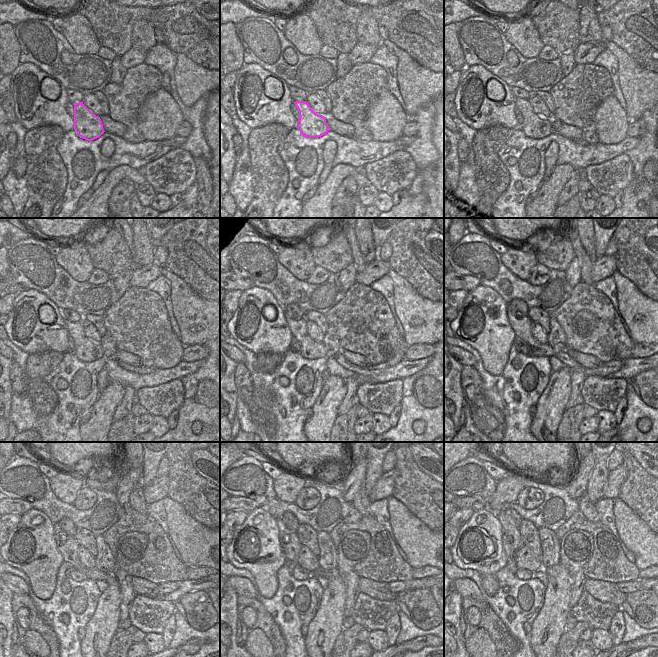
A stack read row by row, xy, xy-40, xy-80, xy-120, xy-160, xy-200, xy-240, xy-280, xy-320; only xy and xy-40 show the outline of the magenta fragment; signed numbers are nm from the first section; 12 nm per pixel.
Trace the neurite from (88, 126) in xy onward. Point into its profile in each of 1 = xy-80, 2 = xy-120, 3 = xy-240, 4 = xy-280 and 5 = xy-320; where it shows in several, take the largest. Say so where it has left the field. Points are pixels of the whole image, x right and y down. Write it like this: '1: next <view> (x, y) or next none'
1: next xy-80 (534, 126)
2: next xy-120 (86, 350)
3: next xy-240 (69, 549)
4: next xy-280 (292, 548)
5: next xy-320 (507, 527)

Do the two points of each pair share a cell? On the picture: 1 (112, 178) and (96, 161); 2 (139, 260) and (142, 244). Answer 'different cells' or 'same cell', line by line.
1: different cells
2: same cell

